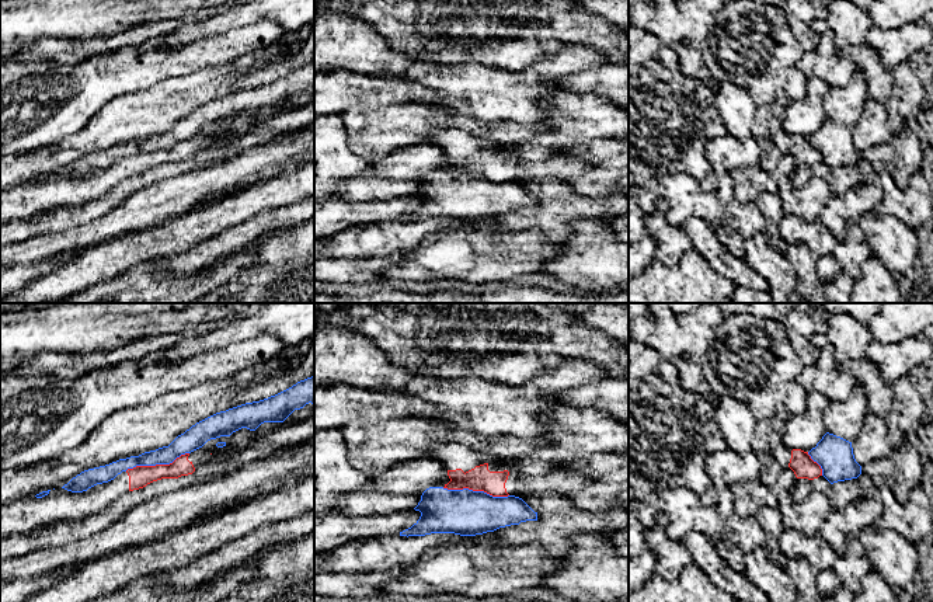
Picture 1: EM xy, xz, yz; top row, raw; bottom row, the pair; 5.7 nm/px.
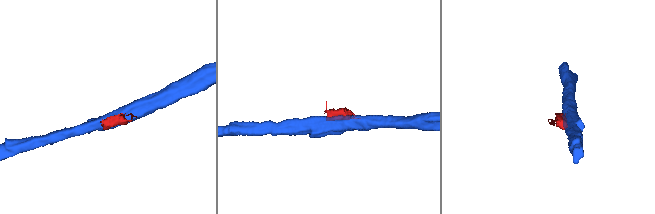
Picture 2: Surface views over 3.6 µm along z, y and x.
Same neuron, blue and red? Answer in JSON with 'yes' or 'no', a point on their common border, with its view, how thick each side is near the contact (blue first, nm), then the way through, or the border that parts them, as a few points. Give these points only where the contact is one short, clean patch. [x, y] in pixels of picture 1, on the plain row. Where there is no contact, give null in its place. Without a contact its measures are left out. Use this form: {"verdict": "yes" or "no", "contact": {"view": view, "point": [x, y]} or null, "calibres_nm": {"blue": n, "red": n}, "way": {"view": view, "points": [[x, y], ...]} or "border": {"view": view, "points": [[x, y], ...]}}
{"verdict": "yes", "contact": {"view": "xz", "point": [476, 177]}, "calibres_nm": {"blue": 260, "red": 140}}

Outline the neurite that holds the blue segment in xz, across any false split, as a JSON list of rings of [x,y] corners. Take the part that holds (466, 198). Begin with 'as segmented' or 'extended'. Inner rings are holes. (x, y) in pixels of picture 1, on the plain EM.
extended; [[[488,149],[476,152],[469,157],[462,154],[448,156],[450,167],[443,173],[427,174],[418,191],[419,205],[400,222],[425,222],[431,219],[455,219],[460,222],[476,222],[494,218],[499,213],[519,210],[526,206],[537,206],[535,198],[522,184],[509,181],[505,174],[509,157],[490,157]]]

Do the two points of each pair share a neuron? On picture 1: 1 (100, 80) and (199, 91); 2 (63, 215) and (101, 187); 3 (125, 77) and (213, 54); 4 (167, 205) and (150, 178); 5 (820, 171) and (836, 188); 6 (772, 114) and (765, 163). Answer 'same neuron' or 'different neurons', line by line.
1: different neurons
2: different neurons
3: same neuron
4: different neurons
5: same neuron
6: same neuron

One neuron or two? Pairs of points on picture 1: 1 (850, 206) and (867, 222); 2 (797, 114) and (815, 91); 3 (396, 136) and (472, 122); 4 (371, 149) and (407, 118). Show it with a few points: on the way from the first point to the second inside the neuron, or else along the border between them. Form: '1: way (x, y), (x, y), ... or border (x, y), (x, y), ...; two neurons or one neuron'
1: border (877, 208), (863, 213), (856, 221); two neurons
2: way (803, 108), (814, 97); one neuron
3: way (414, 122), (453, 121); one neuron
4: way (379, 141), (392, 128), (399, 126); one neuron

